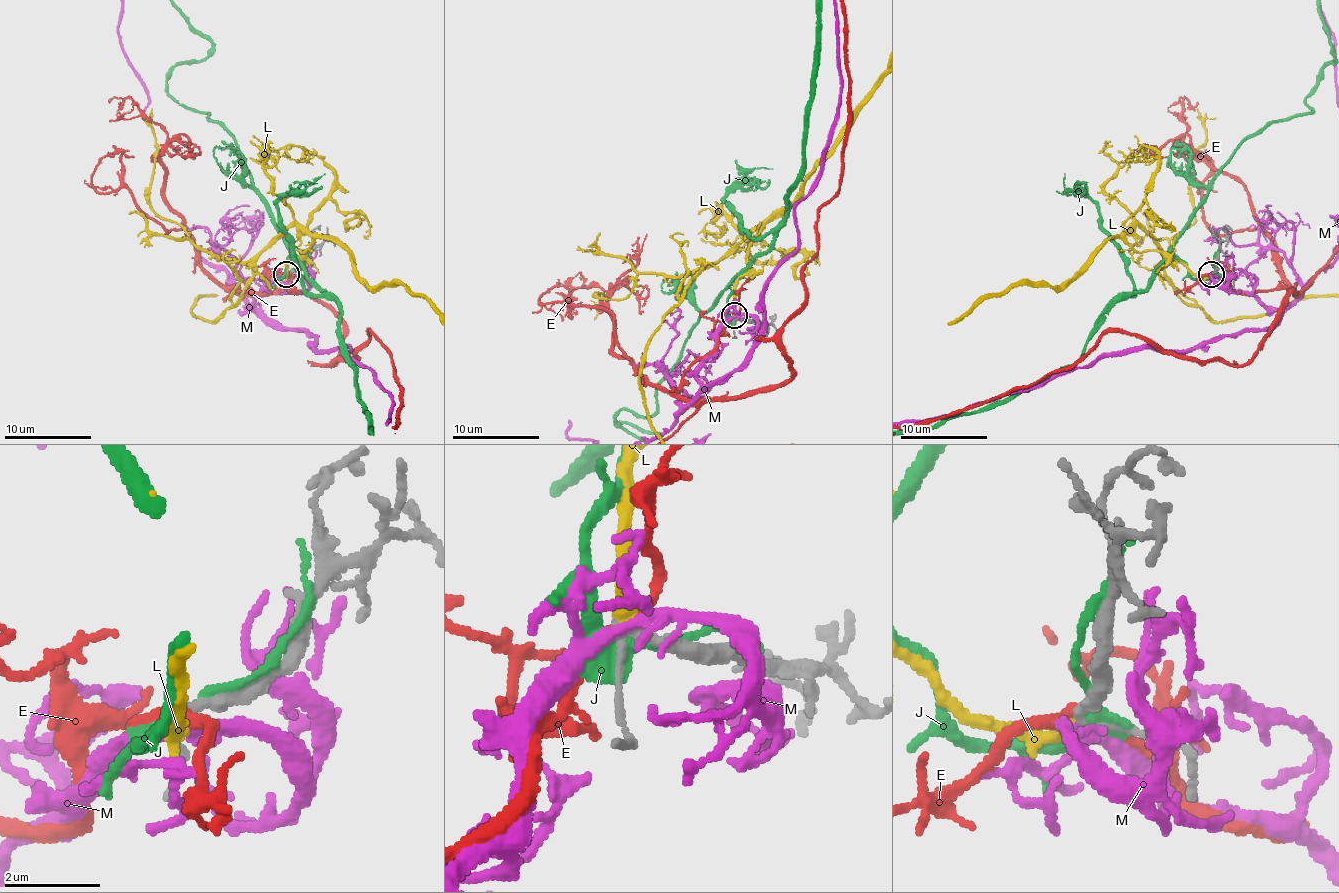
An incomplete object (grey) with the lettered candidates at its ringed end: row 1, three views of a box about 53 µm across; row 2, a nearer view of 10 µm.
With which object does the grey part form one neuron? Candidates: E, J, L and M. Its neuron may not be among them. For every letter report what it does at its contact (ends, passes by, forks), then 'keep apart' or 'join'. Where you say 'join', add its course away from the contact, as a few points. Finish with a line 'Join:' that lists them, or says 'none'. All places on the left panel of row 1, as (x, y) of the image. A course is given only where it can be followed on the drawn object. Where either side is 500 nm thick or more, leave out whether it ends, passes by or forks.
E: it passes by | keep apart
J: it passes by | keep apart
L: it ends | join
M: it forks | keep apart
Join: L

